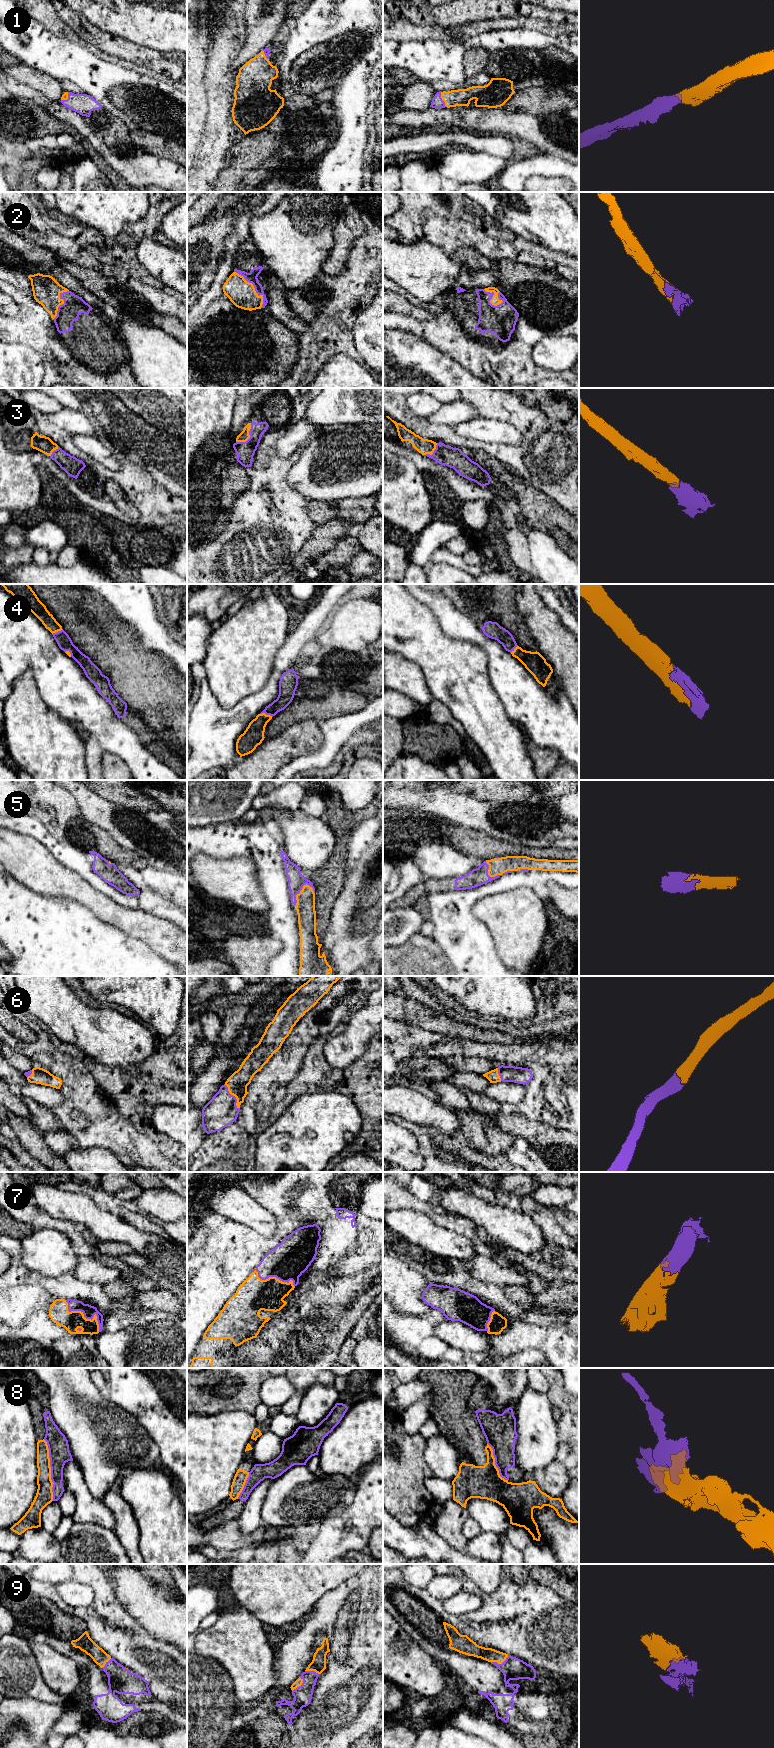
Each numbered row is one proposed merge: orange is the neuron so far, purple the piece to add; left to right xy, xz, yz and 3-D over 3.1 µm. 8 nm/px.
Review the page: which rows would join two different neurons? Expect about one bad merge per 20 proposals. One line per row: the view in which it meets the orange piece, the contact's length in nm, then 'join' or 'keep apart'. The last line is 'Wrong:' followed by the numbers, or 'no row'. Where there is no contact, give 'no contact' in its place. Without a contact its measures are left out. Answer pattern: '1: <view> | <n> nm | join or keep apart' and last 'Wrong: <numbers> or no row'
1: yz | 130 nm | join
2: xz | 360 nm | join
3: xz | 200 nm | join
4: xz | 110 nm | join
5: yz | 240 nm | join
6: xz | 240 nm | join
7: xy | 380 nm | join
8: xy | 500 nm | join
9: yz | 160 nm | join
Wrong: no row

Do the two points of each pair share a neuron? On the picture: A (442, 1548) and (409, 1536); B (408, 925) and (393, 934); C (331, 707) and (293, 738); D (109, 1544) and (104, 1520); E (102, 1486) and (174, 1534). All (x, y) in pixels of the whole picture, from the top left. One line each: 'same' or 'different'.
A: same
B: same
C: different
D: different
E: different

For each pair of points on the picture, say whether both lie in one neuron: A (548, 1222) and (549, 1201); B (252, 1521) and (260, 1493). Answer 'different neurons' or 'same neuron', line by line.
A: different neurons
B: same neuron

